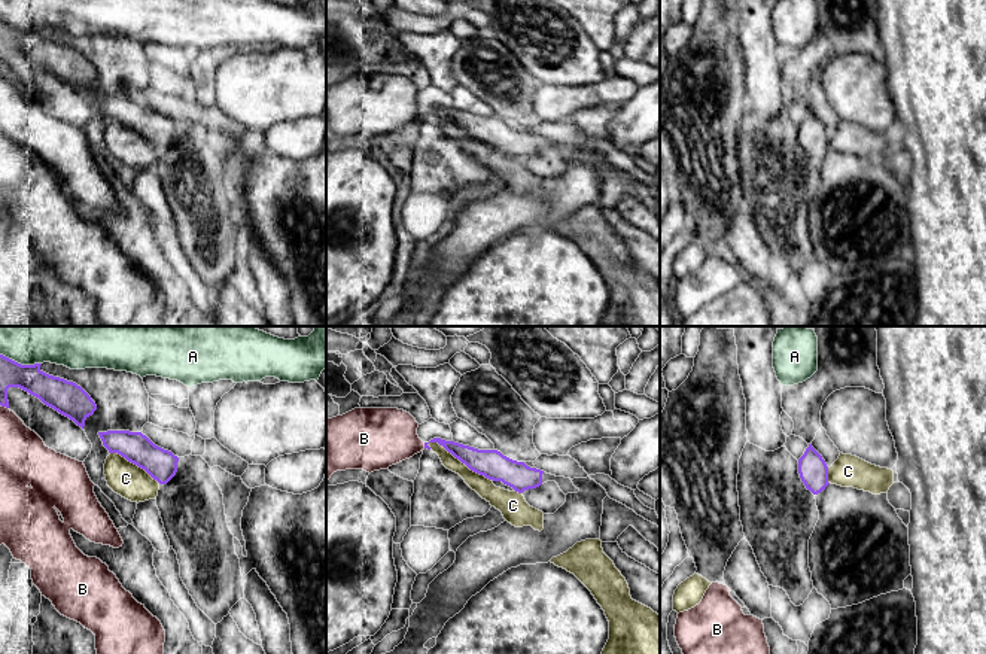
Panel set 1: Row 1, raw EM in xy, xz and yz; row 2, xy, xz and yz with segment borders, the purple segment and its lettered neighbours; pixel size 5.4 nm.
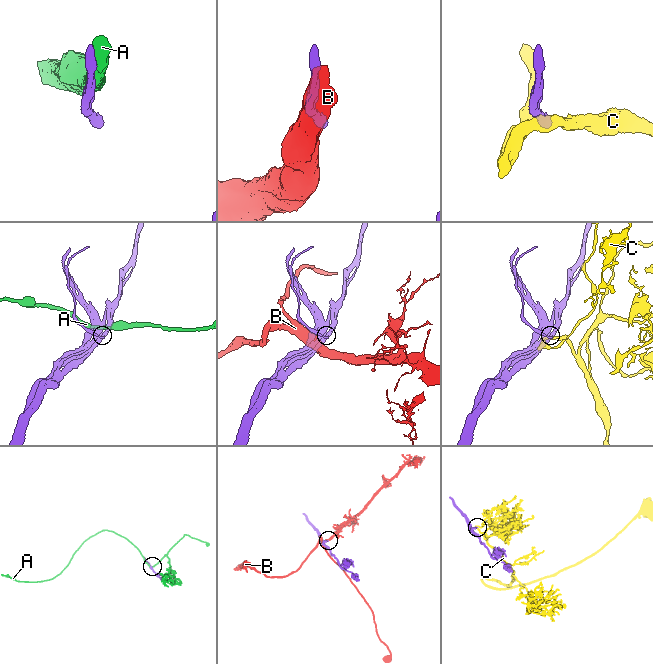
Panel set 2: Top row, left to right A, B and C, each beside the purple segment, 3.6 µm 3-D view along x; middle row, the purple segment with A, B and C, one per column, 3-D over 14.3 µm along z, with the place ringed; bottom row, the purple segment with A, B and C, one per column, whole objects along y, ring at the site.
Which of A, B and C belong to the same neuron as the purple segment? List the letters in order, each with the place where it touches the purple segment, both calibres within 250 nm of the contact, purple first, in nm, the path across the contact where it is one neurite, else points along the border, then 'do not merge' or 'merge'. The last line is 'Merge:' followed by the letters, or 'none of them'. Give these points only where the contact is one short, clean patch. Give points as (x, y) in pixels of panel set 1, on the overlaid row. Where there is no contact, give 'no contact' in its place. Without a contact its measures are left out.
A: xy (20, 364) | 170/400 nm | do not merge
B: xz (425, 446) | 100/320 nm | do not merge
C: xz (459, 459) | 160/100 nm | do not merge
Merge: none of them

